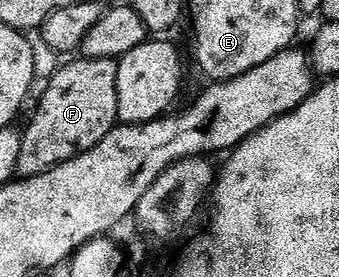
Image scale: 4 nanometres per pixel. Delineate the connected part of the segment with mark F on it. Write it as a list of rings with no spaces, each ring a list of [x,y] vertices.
[[[76,57],[73,63],[65,62],[60,66],[52,78],[47,80],[44,96],[40,99],[40,104],[36,107],[36,112],[32,115],[32,120],[28,123],[28,128],[23,128],[20,140],[22,149],[18,153],[18,165],[16,166],[17,176],[27,177],[29,175],[41,175],[50,169],[94,149],[106,133],[110,133],[112,128],[118,123],[118,89],[116,88],[116,78],[118,69],[115,59],[86,59]]]

